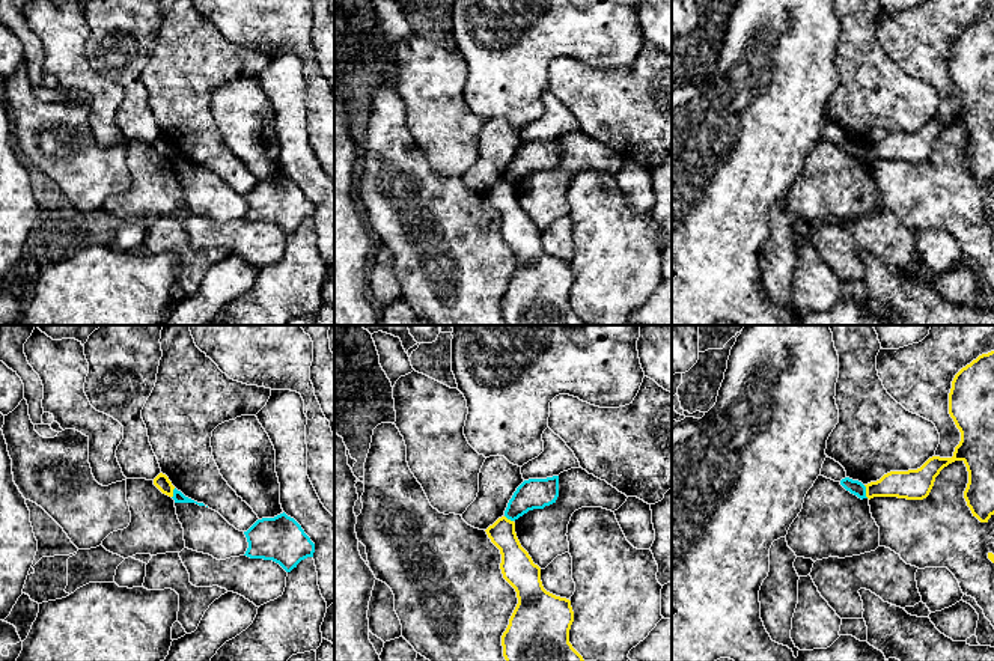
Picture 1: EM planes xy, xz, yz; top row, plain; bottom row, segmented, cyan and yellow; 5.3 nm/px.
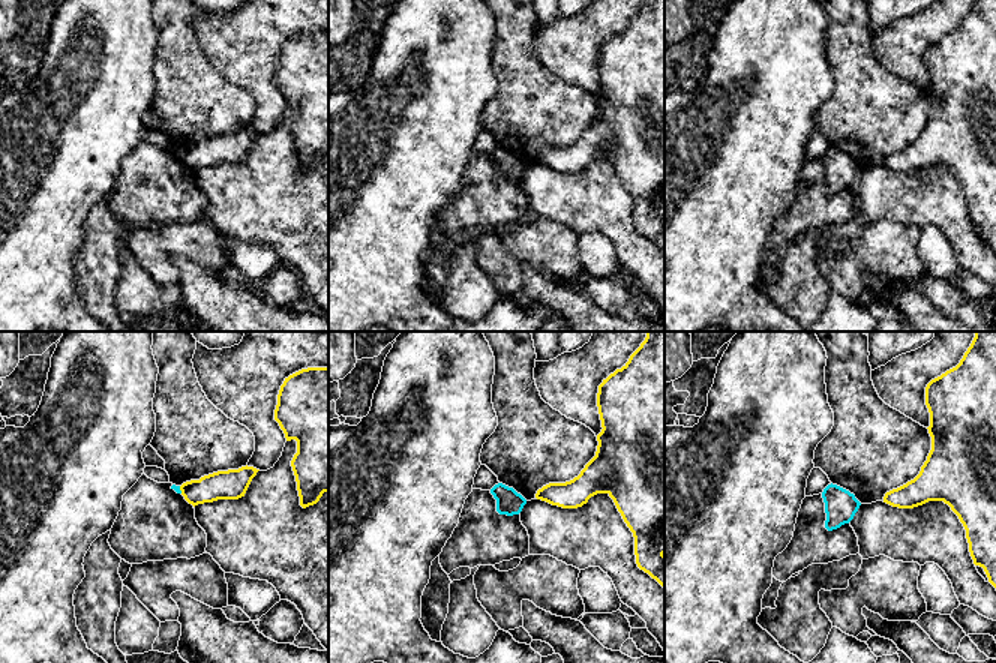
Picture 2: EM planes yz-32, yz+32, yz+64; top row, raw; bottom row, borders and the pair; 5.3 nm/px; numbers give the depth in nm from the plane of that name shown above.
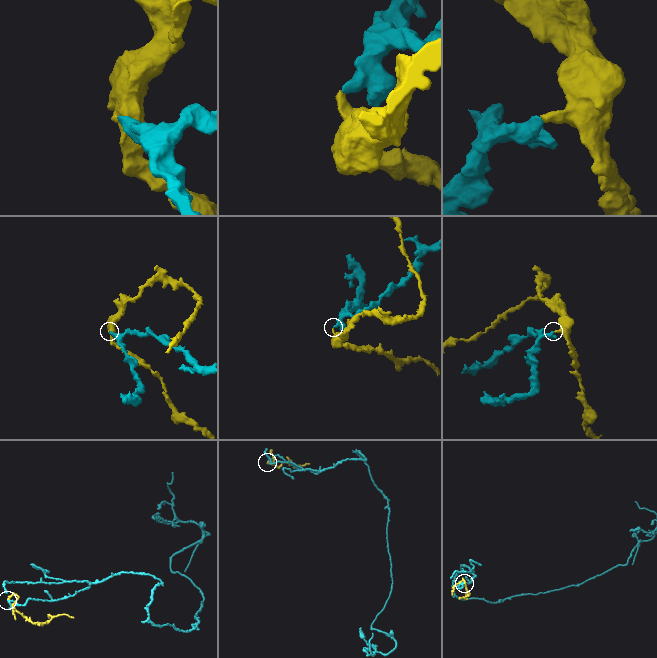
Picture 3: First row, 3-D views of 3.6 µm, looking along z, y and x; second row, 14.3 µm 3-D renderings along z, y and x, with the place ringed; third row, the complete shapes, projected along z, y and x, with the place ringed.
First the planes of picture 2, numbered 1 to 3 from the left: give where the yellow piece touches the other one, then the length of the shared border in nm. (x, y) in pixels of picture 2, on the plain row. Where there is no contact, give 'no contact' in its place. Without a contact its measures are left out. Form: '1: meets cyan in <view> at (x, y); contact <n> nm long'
1: meets cyan in yz-32 at (179, 153); contact 40 nm long
2: no contact
3: no contact

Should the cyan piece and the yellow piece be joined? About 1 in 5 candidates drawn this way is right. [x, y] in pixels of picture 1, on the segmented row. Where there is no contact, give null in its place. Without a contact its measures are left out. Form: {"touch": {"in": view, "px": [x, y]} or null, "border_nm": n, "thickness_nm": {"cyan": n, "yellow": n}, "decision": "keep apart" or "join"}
{"touch": {"in": "yz", "px": [865, 491]}, "border_nm": 80, "thickness_nm": {"cyan": 80, "yellow": 150}, "decision": "keep apart"}

